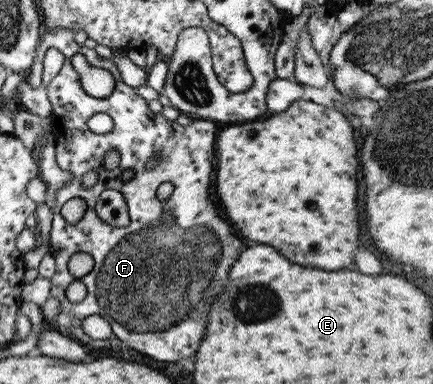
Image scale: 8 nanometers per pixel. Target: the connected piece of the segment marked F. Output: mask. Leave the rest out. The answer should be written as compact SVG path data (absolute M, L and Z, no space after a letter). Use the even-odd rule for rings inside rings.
M48 29L42 31L39 35L39 41L35 50L35 55L28 69L24 81L32 87L40 86L40 75L42 70L42 58L44 52L48 48L56 48L63 56L63 63L58 73L48 82L46 86L46 95L51 106L50 112L50 133L54 135L55 142L55 161L60 170L66 170L72 175L72 178L62 188L58 188L54 192L54 207L51 209L51 227L48 236L48 251L54 259L54 274L50 277L50 294L52 298L59 300L60 312L47 323L54 331L60 332L62 336L74 339L88 348L88 344L92 342L94 348L104 348L106 340L98 341L84 334L81 329L81 321L91 315L100 316L108 322L114 338L118 338L118 342L126 342L126 350L138 350L138 354L142 354L142 358L152 358L158 362L172 362L176 358L186 358L192 356L194 350L198 348L198 342L202 338L202 328L206 322L206 312L208 306L212 304L210 300L214 300L214 296L218 296L222 292L224 286L224 278L226 278L226 270L230 268L230 262L234 262L234 258L238 256L240 240L232 234L232 228L218 216L208 190L213 190L212 186L212 168L214 168L216 140L216 122L207 119L194 119L187 126L182 126L173 121L166 120L161 113L154 113L147 107L147 100L134 93L134 88L124 84L120 78L118 68L114 66L114 62L104 57L99 57L94 53L94 49L84 47L77 44L73 39L73 32L70 29ZM74 54L82 54L88 65L92 67L103 68L110 71L114 76L114 88L110 95L106 98L92 98L88 94L84 94L82 86L80 86L80 76L78 72L74 72L70 57ZM96 113L104 113L110 116L113 127L104 134L96 134L88 130L86 121L90 116ZM108 150L118 152L118 165L114 169L106 169L102 165L104 154ZM150 158L156 159L154 167L146 167L146 162ZM130 169L133 178L129 182L122 183L119 175L122 171ZM88 170L96 171L98 179L90 189L80 189L79 185L82 176ZM169 182L174 190L170 197L159 202L156 199L155 191L158 185ZM104 190L116 190L120 192L124 203L127 207L129 224L126 227L112 227L102 223L95 214L94 204L96 197ZM72 197L82 198L86 202L86 211L84 217L78 220L76 224L67 224L60 218L60 206L70 200ZM78 252L86 252L92 256L93 267L88 274L79 278L79 281L86 288L86 295L80 302L72 303L66 299L64 289L72 280L66 263L72 254Z

